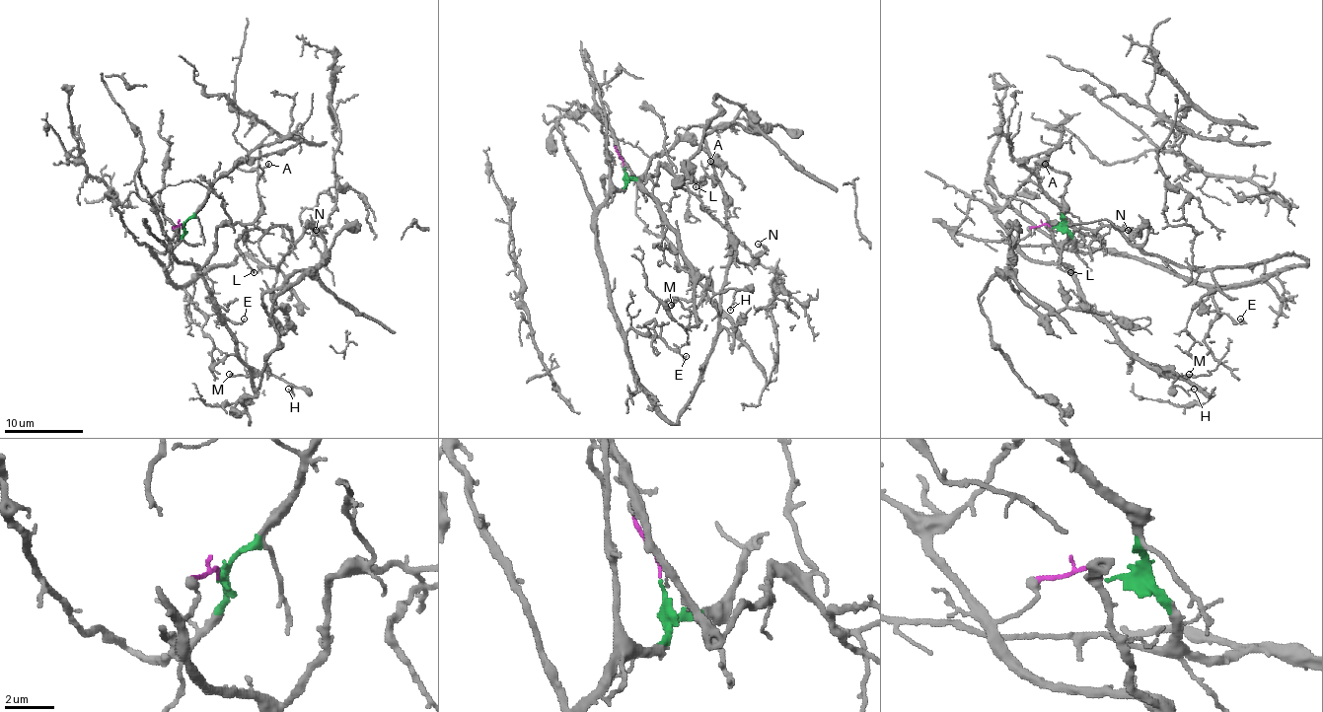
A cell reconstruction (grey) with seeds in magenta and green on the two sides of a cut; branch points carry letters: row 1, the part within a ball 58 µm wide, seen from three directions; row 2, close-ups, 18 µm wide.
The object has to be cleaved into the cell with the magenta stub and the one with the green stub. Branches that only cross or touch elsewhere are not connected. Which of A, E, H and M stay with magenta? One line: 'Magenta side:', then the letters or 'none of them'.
Magenta side: A, H, M

